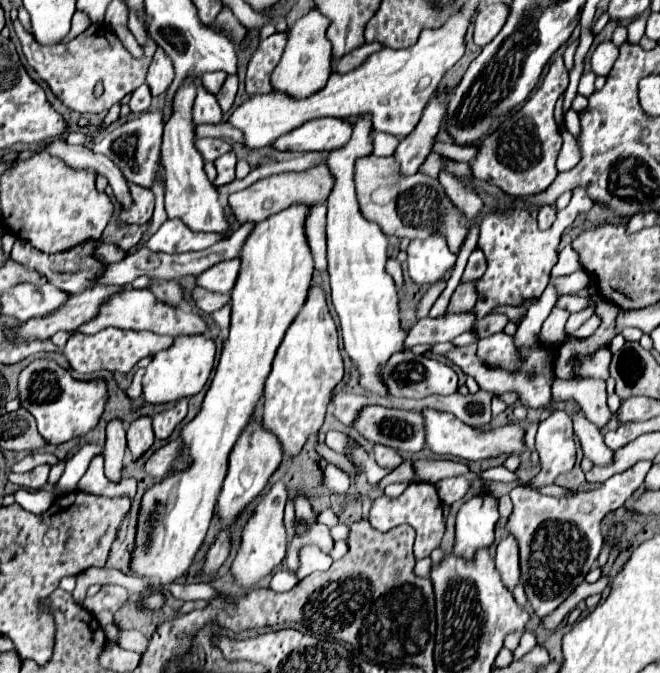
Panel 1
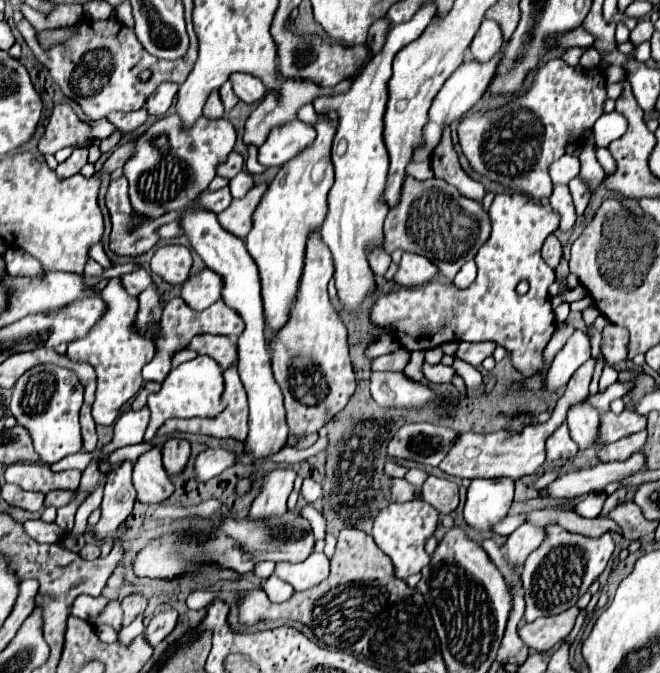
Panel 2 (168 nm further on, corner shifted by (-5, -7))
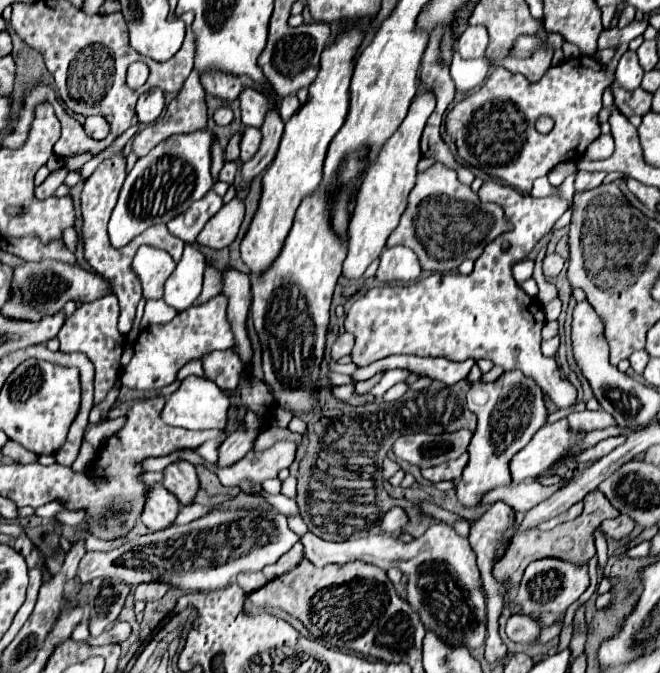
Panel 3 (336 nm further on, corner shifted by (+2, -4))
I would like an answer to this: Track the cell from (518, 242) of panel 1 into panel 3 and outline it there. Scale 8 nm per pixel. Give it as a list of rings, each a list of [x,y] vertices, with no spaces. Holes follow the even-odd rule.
[[[492,180],[482,184],[478,196],[482,202],[500,204],[514,230],[488,244],[476,260],[474,272],[468,276],[430,274],[414,284],[376,286],[360,296],[348,310],[344,322],[344,330],[356,338],[350,352],[352,362],[364,368],[392,354],[442,356],[452,362],[464,362],[468,358],[478,362],[488,358],[506,372],[522,370],[534,378],[558,408],[572,408],[576,402],[574,386],[560,376],[556,360],[540,352],[540,330],[544,326],[542,304],[538,298],[526,296],[512,278],[512,264],[530,254],[536,242],[548,234],[554,222],[570,208],[570,202],[558,192],[546,198],[522,196],[514,188]]]

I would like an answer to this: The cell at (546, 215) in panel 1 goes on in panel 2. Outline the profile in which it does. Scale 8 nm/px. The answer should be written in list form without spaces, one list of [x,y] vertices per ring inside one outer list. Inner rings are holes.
[[[551,233],[551,235],[545,239],[545,245],[543,245],[543,259],[555,269],[557,263],[559,263],[559,259],[561,259],[561,253],[563,253],[561,243],[559,243],[557,235]]]

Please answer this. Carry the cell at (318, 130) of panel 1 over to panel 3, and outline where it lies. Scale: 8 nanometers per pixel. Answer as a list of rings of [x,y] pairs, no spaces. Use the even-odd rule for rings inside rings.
[[[246,128],[246,130],[244,130],[244,136],[242,136],[242,140],[240,140],[240,160],[242,160],[242,162],[250,160],[250,158],[256,154],[258,146],[260,146],[260,130],[256,130],[256,128]]]

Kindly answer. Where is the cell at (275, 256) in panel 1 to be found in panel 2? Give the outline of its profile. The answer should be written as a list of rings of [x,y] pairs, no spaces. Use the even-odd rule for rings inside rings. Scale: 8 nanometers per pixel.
[[[331,111],[329,117],[333,119],[333,123],[329,121],[317,121],[315,129],[317,129],[317,139],[311,147],[307,147],[307,151],[301,151],[295,159],[291,159],[289,163],[285,163],[277,177],[273,179],[273,183],[269,185],[267,193],[263,195],[263,201],[259,203],[255,215],[253,215],[253,229],[249,231],[245,245],[249,255],[253,257],[257,269],[259,269],[259,279],[261,279],[261,297],[263,297],[263,309],[265,309],[265,329],[267,329],[267,337],[275,337],[281,327],[289,321],[291,309],[297,303],[297,295],[299,295],[299,285],[301,285],[301,275],[303,275],[303,265],[305,265],[305,249],[307,249],[307,239],[311,233],[319,233],[323,219],[327,217],[327,193],[331,189],[333,183],[333,163],[331,163],[331,141],[337,129],[337,115]]]

